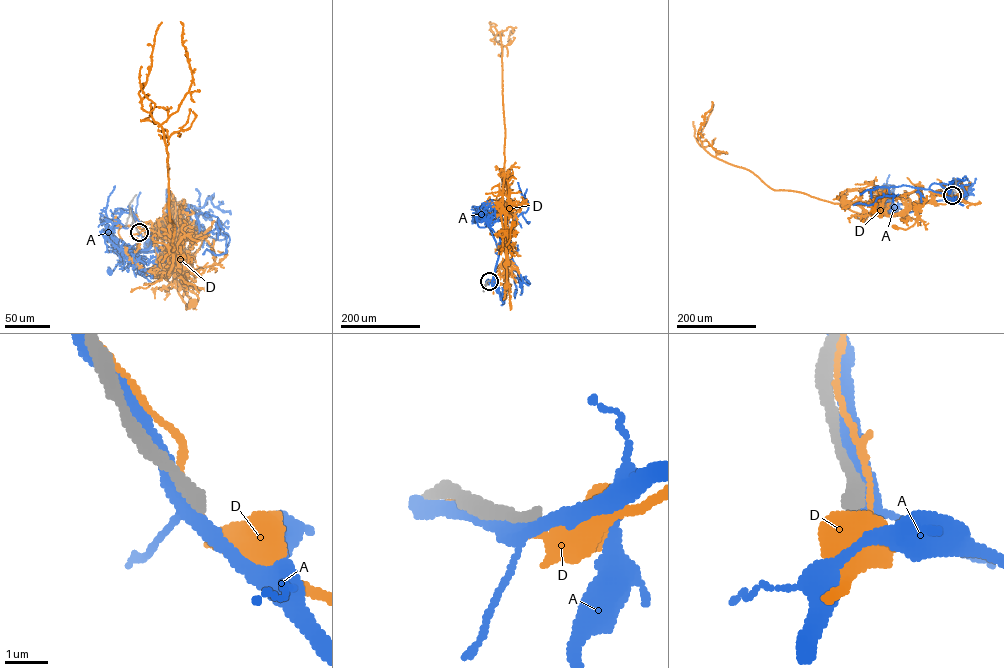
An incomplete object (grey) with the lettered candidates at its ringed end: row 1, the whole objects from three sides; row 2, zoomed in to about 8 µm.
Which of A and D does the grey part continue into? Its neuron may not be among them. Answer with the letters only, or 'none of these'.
none of these

